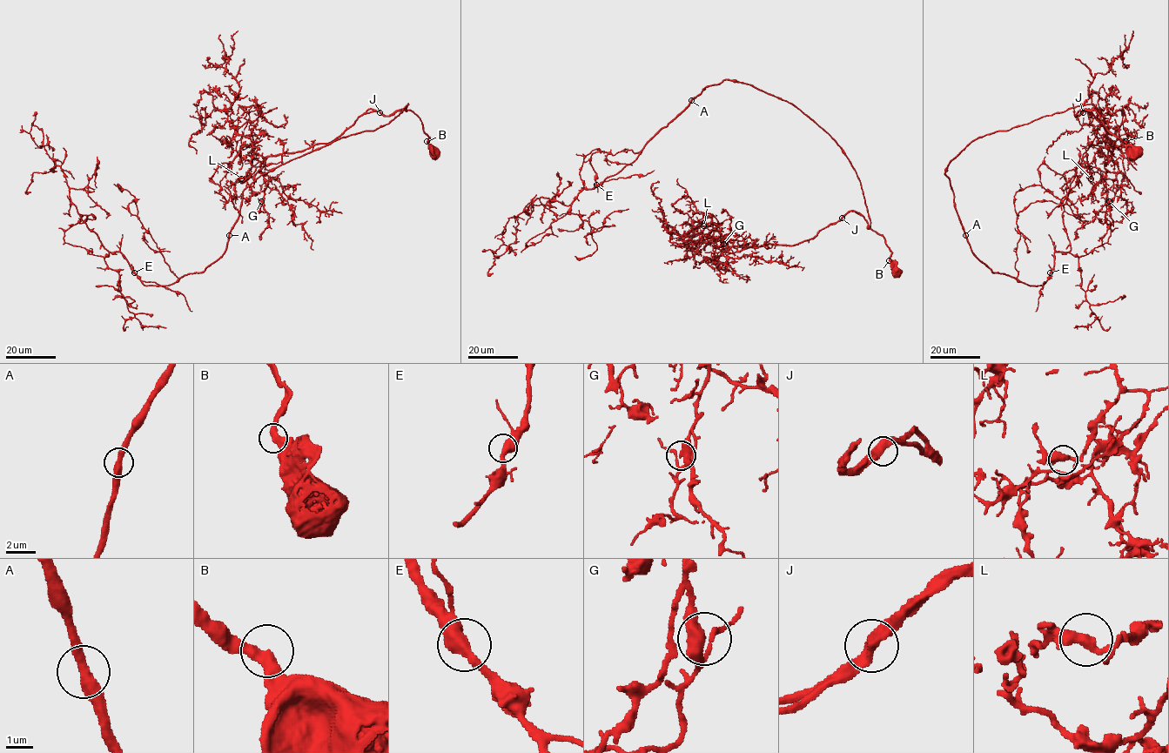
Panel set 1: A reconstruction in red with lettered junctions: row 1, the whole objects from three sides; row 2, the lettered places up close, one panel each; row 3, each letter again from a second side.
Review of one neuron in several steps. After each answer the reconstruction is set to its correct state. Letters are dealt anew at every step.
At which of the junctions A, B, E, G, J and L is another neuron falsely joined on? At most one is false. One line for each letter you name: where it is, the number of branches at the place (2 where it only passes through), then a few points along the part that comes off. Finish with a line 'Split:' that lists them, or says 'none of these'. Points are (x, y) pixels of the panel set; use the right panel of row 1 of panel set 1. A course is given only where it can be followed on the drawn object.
Split: none of these

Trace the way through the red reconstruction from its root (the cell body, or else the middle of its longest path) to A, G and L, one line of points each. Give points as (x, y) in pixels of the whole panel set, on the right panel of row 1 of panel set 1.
A: (1139, 151), (1107, 129), (1092, 104), (977, 137), (949, 164), (945, 172), (965, 235)
G: (1139, 151), (1115, 137), (1094, 110), (1077, 114), (1091, 112), (1111, 141), (1118, 172), (1105, 179), (1109, 201)
L: (1139, 151), (1094, 110), (1080, 110), (1077, 116), (1091, 112), (1111, 141), (1111, 157), (1097, 151), (1091, 178)

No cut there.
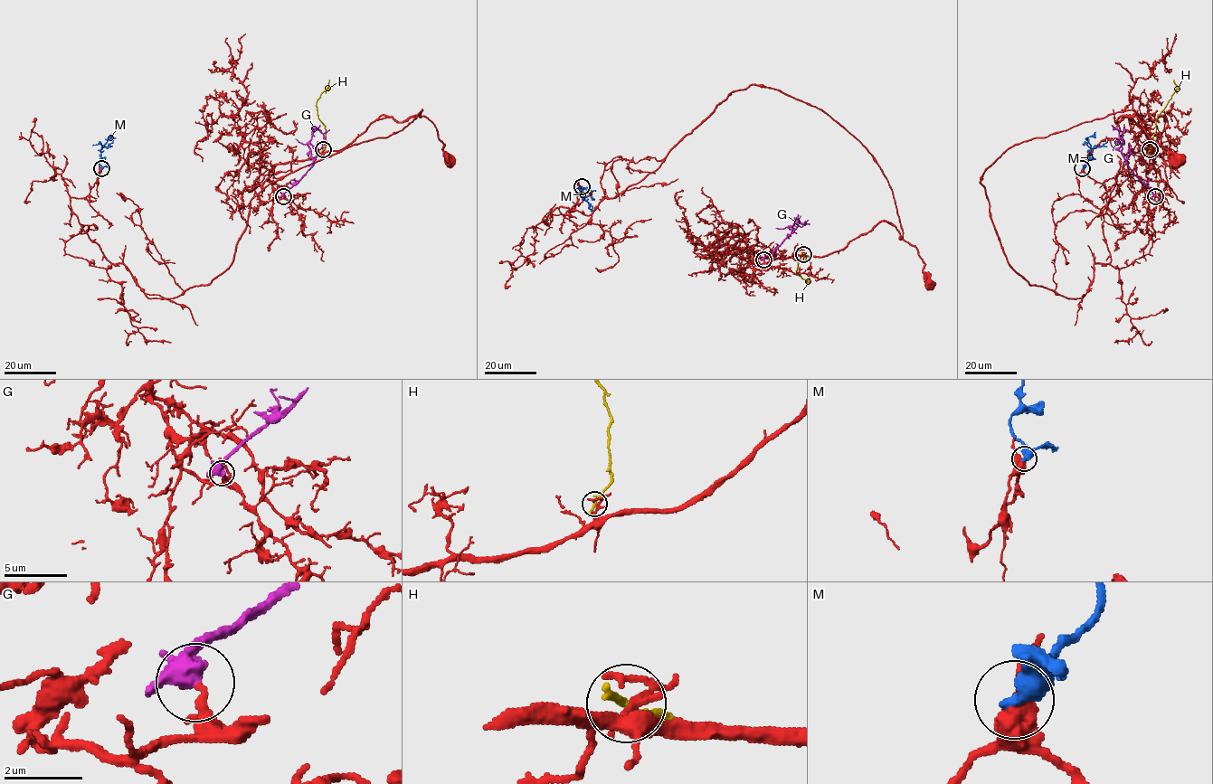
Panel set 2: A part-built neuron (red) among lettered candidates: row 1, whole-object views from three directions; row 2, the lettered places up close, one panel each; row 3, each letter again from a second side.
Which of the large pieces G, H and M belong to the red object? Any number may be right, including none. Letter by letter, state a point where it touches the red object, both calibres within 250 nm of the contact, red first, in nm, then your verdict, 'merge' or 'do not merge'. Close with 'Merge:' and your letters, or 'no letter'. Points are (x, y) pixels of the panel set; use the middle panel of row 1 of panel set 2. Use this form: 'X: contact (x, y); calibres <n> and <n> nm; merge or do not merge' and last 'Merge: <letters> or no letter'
G: contact (763, 259); calibres 200 and 360 nm; do not merge
H: contact (803, 254); calibres 150 and 240 nm; do not merge
M: contact (582, 186); calibres 550 and 500 nm; do not merge
Merge: no letter

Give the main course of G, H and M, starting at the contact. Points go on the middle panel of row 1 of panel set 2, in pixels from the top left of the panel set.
G: (763, 259), (798, 226), (801, 227), (804, 222), (799, 221), (800, 215)
H: (803, 254), (806, 259), (798, 262), (796, 271), (806, 280), (810, 278)
M: (582, 187), (581, 194), (589, 192), (594, 200)

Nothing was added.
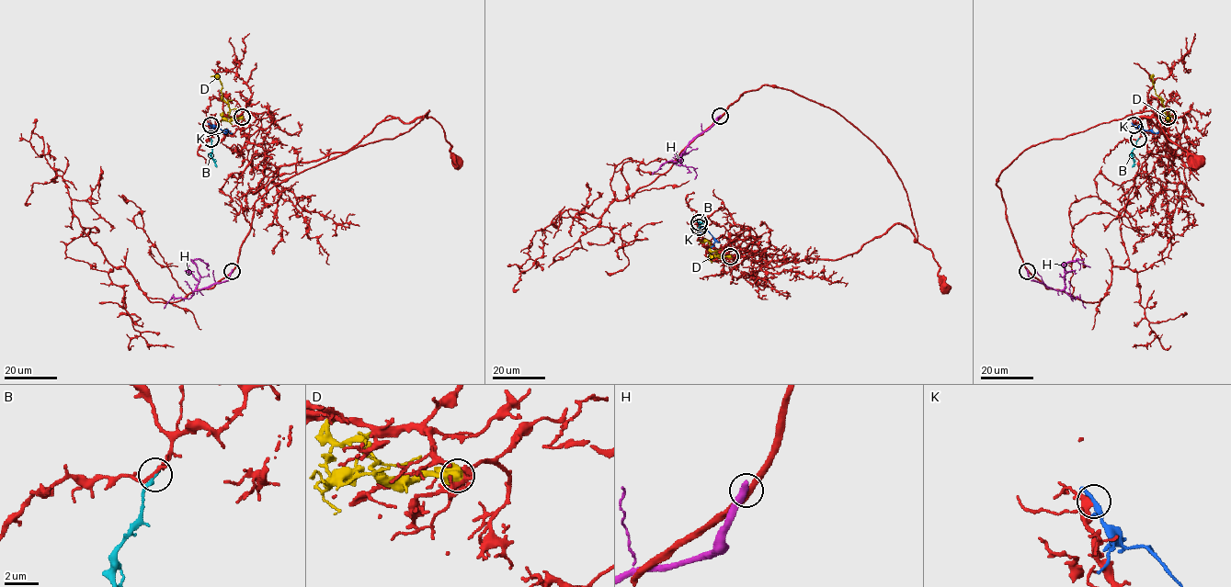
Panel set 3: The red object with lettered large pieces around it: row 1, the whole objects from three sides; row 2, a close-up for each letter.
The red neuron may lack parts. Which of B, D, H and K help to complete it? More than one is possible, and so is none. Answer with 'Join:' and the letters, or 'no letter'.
Join: no letter

